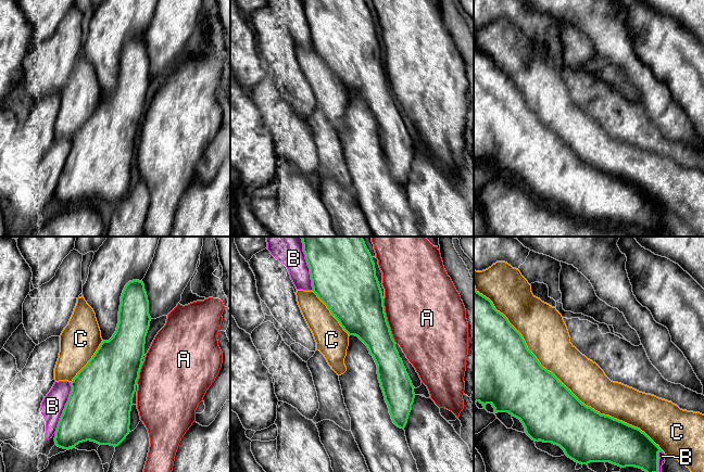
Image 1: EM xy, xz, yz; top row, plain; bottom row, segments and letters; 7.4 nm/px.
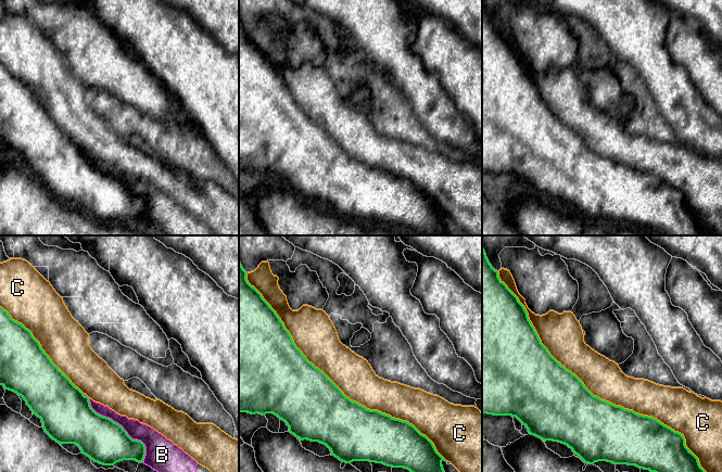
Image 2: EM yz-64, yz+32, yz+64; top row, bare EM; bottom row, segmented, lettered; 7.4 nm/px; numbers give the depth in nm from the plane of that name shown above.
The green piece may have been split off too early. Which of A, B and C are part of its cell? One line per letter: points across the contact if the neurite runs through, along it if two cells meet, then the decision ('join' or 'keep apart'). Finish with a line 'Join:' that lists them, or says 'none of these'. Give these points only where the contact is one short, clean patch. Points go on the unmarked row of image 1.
A: keep apart
B: keep apart
C: keep apart
Join: none of these

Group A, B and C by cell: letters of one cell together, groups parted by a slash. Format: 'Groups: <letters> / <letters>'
Groups: A / B / C

